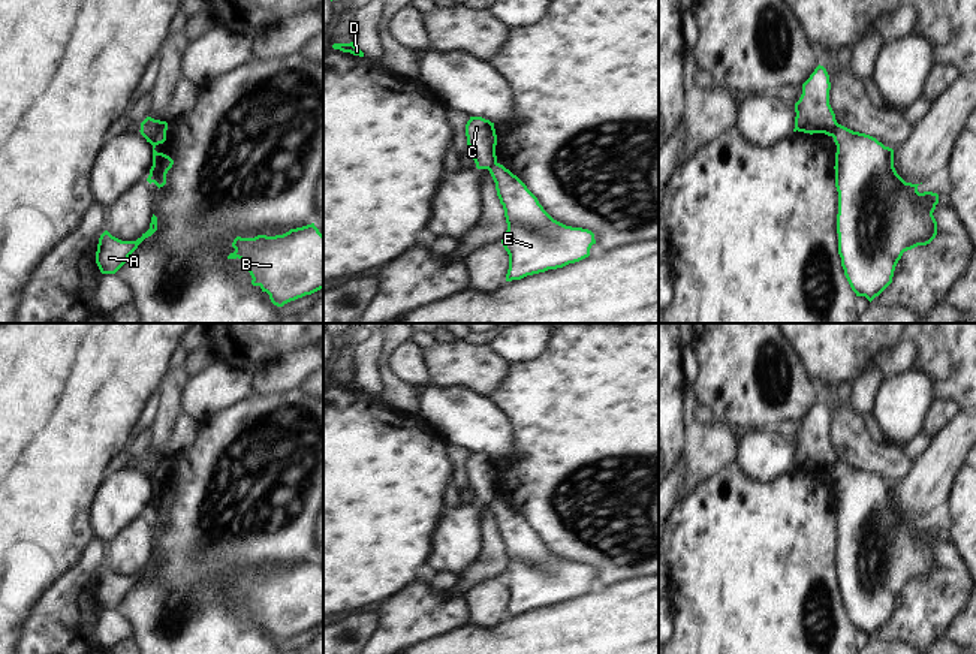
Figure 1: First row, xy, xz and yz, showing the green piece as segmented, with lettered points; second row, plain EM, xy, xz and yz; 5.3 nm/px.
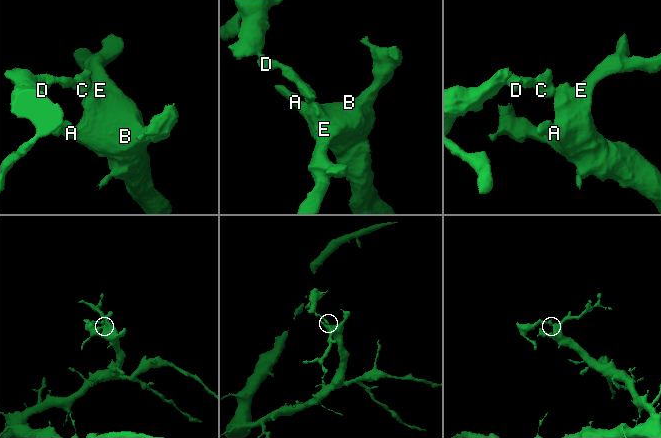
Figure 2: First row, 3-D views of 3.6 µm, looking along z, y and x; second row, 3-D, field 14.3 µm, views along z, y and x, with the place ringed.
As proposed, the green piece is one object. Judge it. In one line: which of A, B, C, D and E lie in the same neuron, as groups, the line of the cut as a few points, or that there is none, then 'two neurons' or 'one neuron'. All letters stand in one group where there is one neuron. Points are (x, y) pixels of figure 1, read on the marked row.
A B E / C D | xy (162, 121), (150, 142) | two neurons

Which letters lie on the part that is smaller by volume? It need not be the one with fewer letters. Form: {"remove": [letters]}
{"remove": ["C", "D"]}

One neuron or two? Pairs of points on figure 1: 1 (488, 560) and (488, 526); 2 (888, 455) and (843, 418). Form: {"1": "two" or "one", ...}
{"1": "one", "2": "one"}

